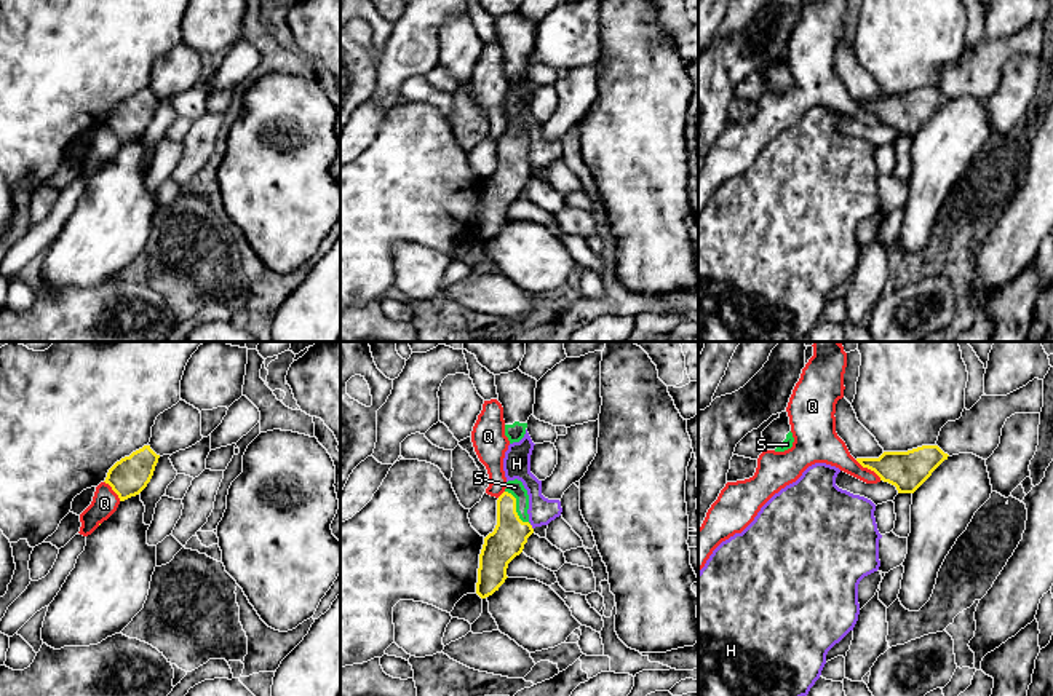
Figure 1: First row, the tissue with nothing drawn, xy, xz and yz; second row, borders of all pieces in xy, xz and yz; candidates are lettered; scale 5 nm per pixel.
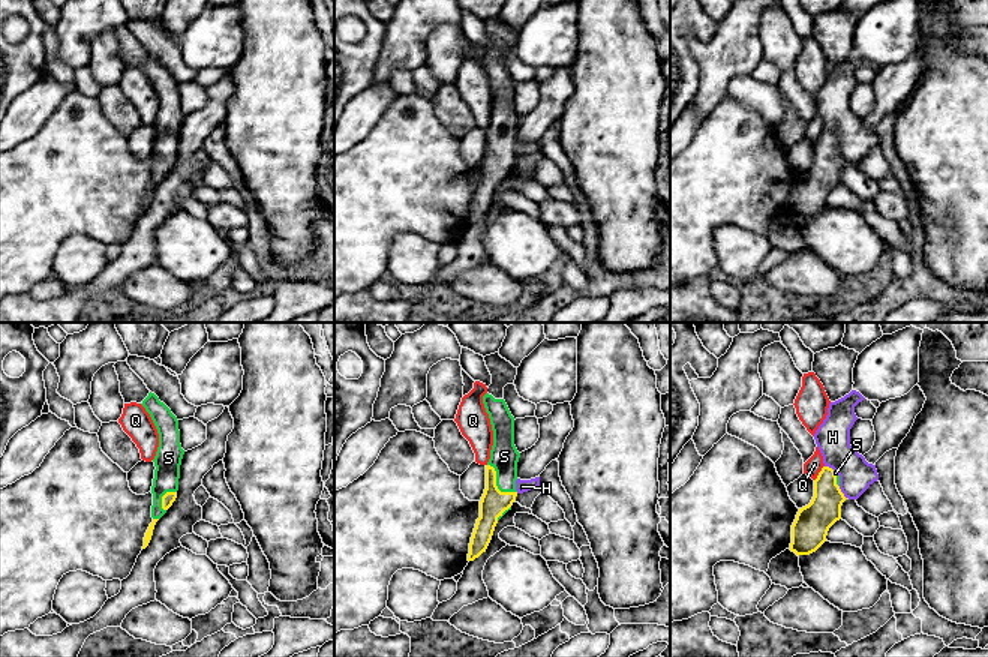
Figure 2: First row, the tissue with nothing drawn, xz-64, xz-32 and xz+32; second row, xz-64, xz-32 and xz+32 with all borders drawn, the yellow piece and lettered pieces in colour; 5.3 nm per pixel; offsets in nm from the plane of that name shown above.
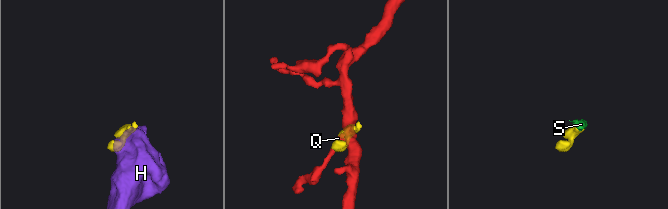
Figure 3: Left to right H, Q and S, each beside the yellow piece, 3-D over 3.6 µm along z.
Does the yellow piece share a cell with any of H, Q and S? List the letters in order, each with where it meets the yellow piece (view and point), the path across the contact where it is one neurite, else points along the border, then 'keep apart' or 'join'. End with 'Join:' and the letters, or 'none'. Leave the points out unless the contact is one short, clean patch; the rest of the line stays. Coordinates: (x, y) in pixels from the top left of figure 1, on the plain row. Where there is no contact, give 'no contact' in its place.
H: meets yellow in xz at (531, 170); border along xz (529, 166), (532, 171); keep apart
Q: meets yellow in yz at (868, 110); keep apart
S: meets yellow in xz at (515, 150); runs through xz (510, 177), (515, 150), (515, 130); join
Join: S

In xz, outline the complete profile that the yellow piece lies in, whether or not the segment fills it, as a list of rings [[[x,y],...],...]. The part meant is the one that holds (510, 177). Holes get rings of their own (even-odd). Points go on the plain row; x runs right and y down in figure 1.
[[[508,123],[497,142],[497,168],[484,180],[479,196],[476,236],[481,241],[499,233],[508,220],[508,206],[523,195],[527,180],[534,176],[527,152],[529,137],[523,125]]]

